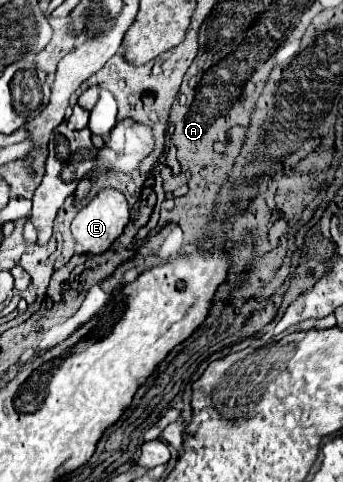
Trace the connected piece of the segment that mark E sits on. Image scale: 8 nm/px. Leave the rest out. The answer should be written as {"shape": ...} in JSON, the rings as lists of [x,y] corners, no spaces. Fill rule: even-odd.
{"shape":[[[105,188],[85,208],[81,208],[77,212],[77,216],[73,218],[73,224],[71,224],[71,232],[77,240],[77,244],[83,248],[83,252],[103,254],[123,234],[127,222],[129,222],[129,204],[127,204],[125,196],[119,190]]]}

